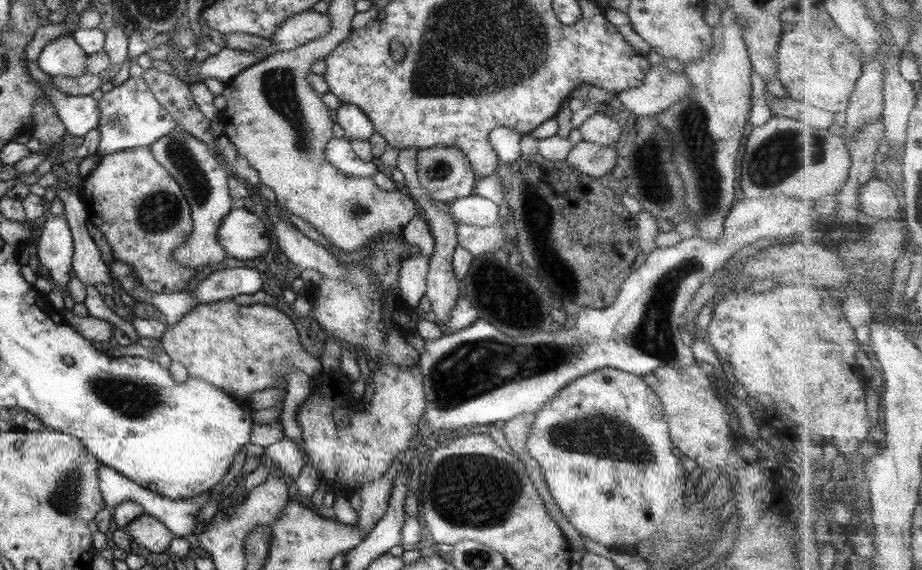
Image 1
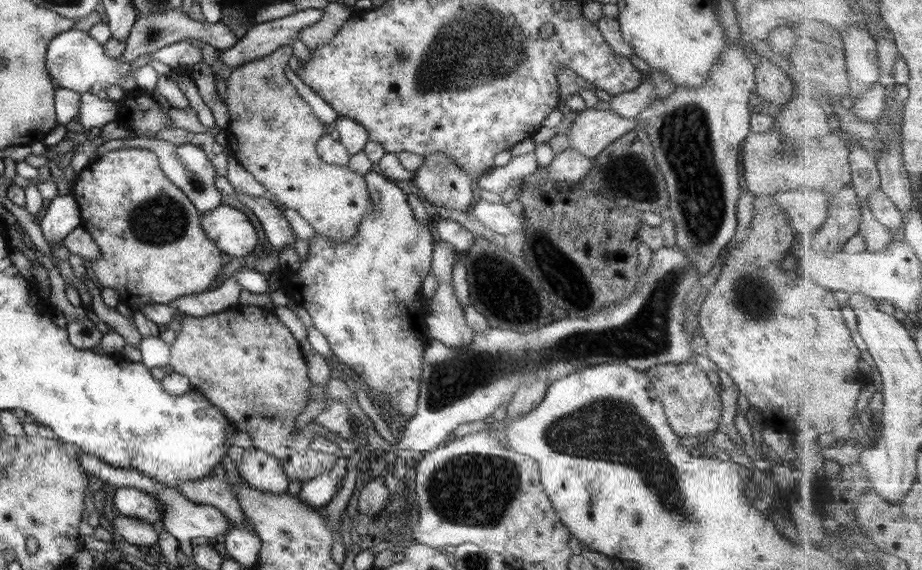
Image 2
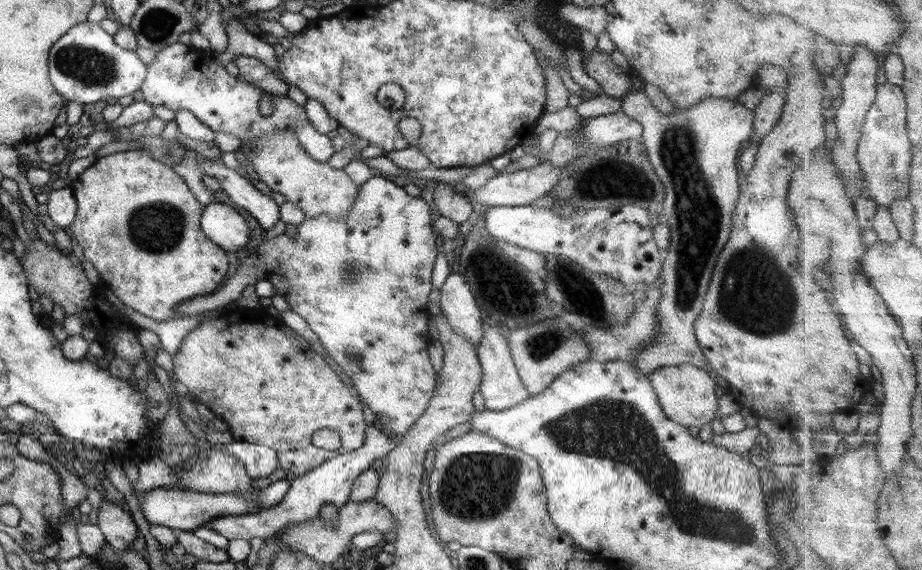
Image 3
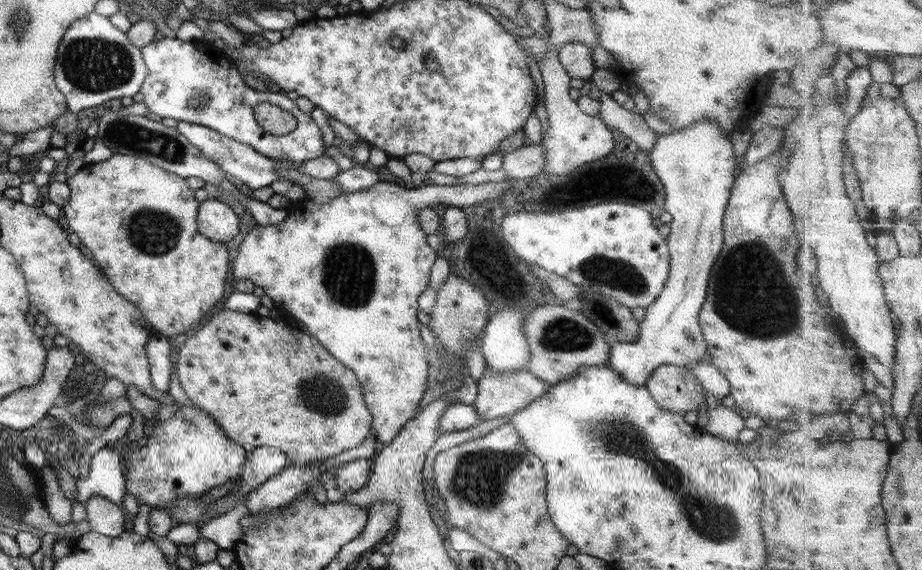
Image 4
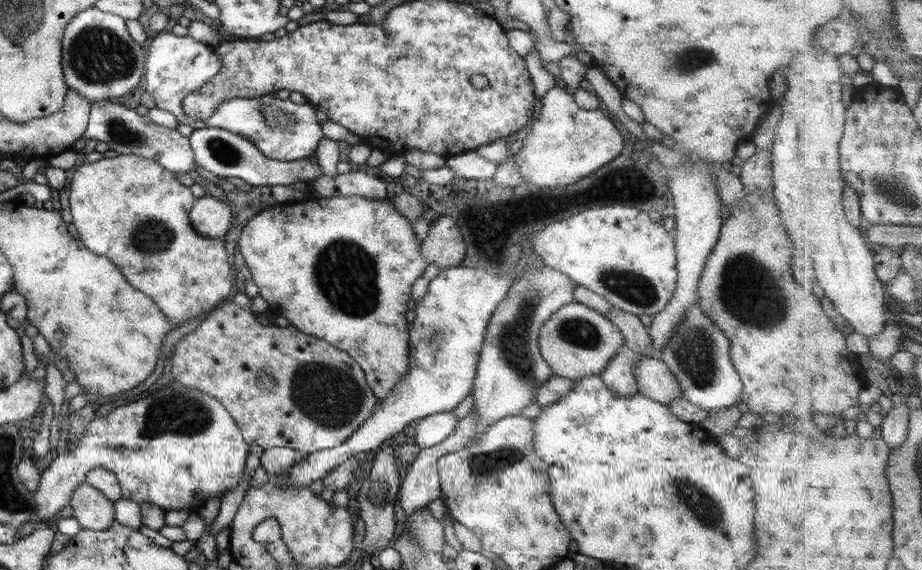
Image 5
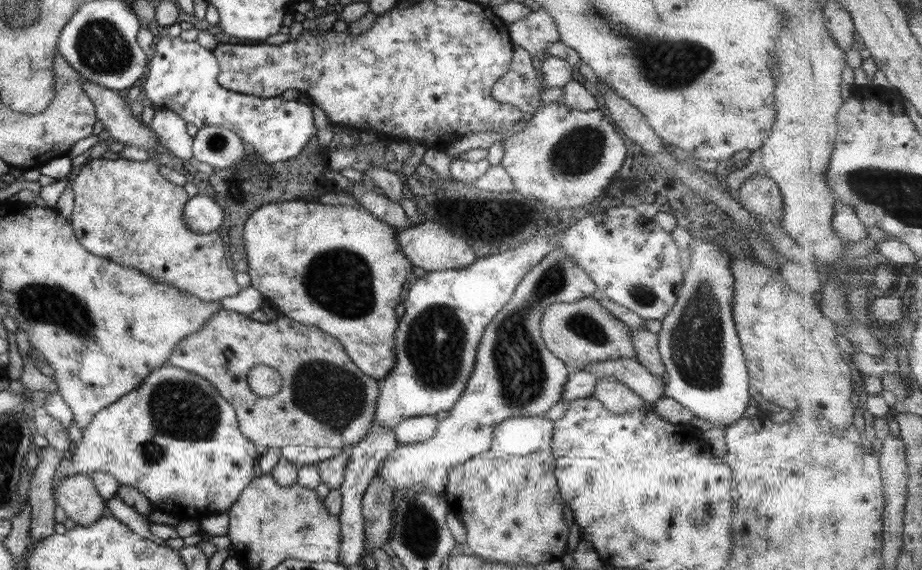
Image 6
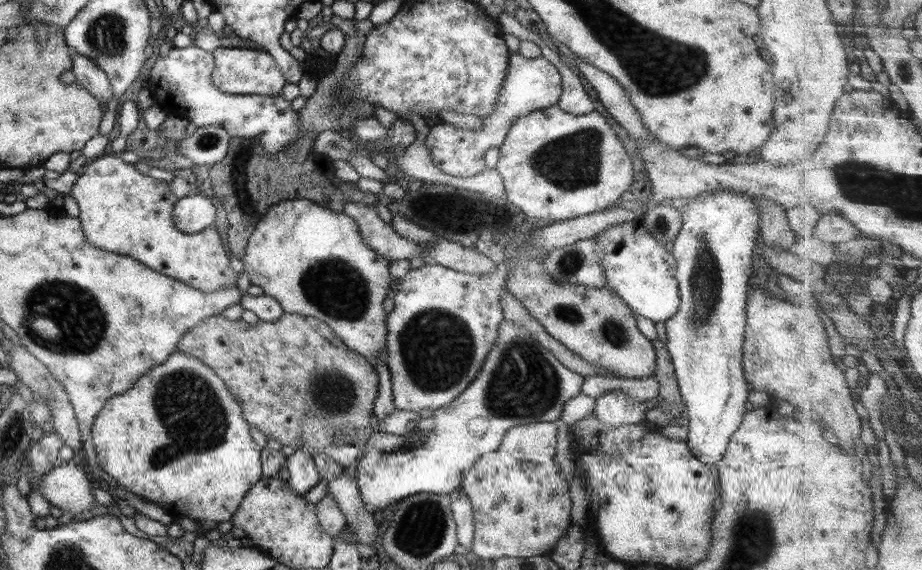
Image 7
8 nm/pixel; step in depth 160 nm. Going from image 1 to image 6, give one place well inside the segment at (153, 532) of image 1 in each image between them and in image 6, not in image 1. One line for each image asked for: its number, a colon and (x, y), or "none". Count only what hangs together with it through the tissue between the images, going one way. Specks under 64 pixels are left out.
2: (134, 531)
3: (119, 530)
4: (104, 517)
5: (92, 510)
6: (75, 495)

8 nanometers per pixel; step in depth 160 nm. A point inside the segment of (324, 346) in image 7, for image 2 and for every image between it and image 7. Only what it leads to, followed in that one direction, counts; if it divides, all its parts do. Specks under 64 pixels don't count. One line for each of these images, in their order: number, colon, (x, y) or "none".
2: (243, 360)
3: (258, 377)
4: (265, 383)
5: (320, 398)
6: (324, 400)

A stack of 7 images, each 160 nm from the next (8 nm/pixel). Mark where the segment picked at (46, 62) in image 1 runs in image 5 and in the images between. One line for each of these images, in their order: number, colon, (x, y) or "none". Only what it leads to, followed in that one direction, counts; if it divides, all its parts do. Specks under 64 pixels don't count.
2: (73, 60)
3: (84, 64)
4: (94, 62)
5: (99, 60)

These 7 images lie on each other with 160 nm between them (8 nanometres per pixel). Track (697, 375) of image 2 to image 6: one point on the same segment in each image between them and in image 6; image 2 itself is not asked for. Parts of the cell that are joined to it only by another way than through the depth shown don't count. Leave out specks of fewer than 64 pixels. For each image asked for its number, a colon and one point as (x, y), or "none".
3: (685, 393)
4: (673, 389)
5: (654, 380)
6: (630, 373)

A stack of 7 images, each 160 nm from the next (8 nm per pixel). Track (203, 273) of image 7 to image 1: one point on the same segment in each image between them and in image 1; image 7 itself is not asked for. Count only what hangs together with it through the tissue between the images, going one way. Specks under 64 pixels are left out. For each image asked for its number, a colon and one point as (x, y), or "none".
1: (130, 198)
2: (153, 250)
3: (137, 223)
4: (138, 222)
5: (127, 208)
6: (124, 211)

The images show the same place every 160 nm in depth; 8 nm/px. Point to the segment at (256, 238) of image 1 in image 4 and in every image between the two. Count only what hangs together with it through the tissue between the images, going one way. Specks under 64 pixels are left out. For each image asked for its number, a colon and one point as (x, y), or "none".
2: (227, 228)
3: (222, 225)
4: (216, 221)

